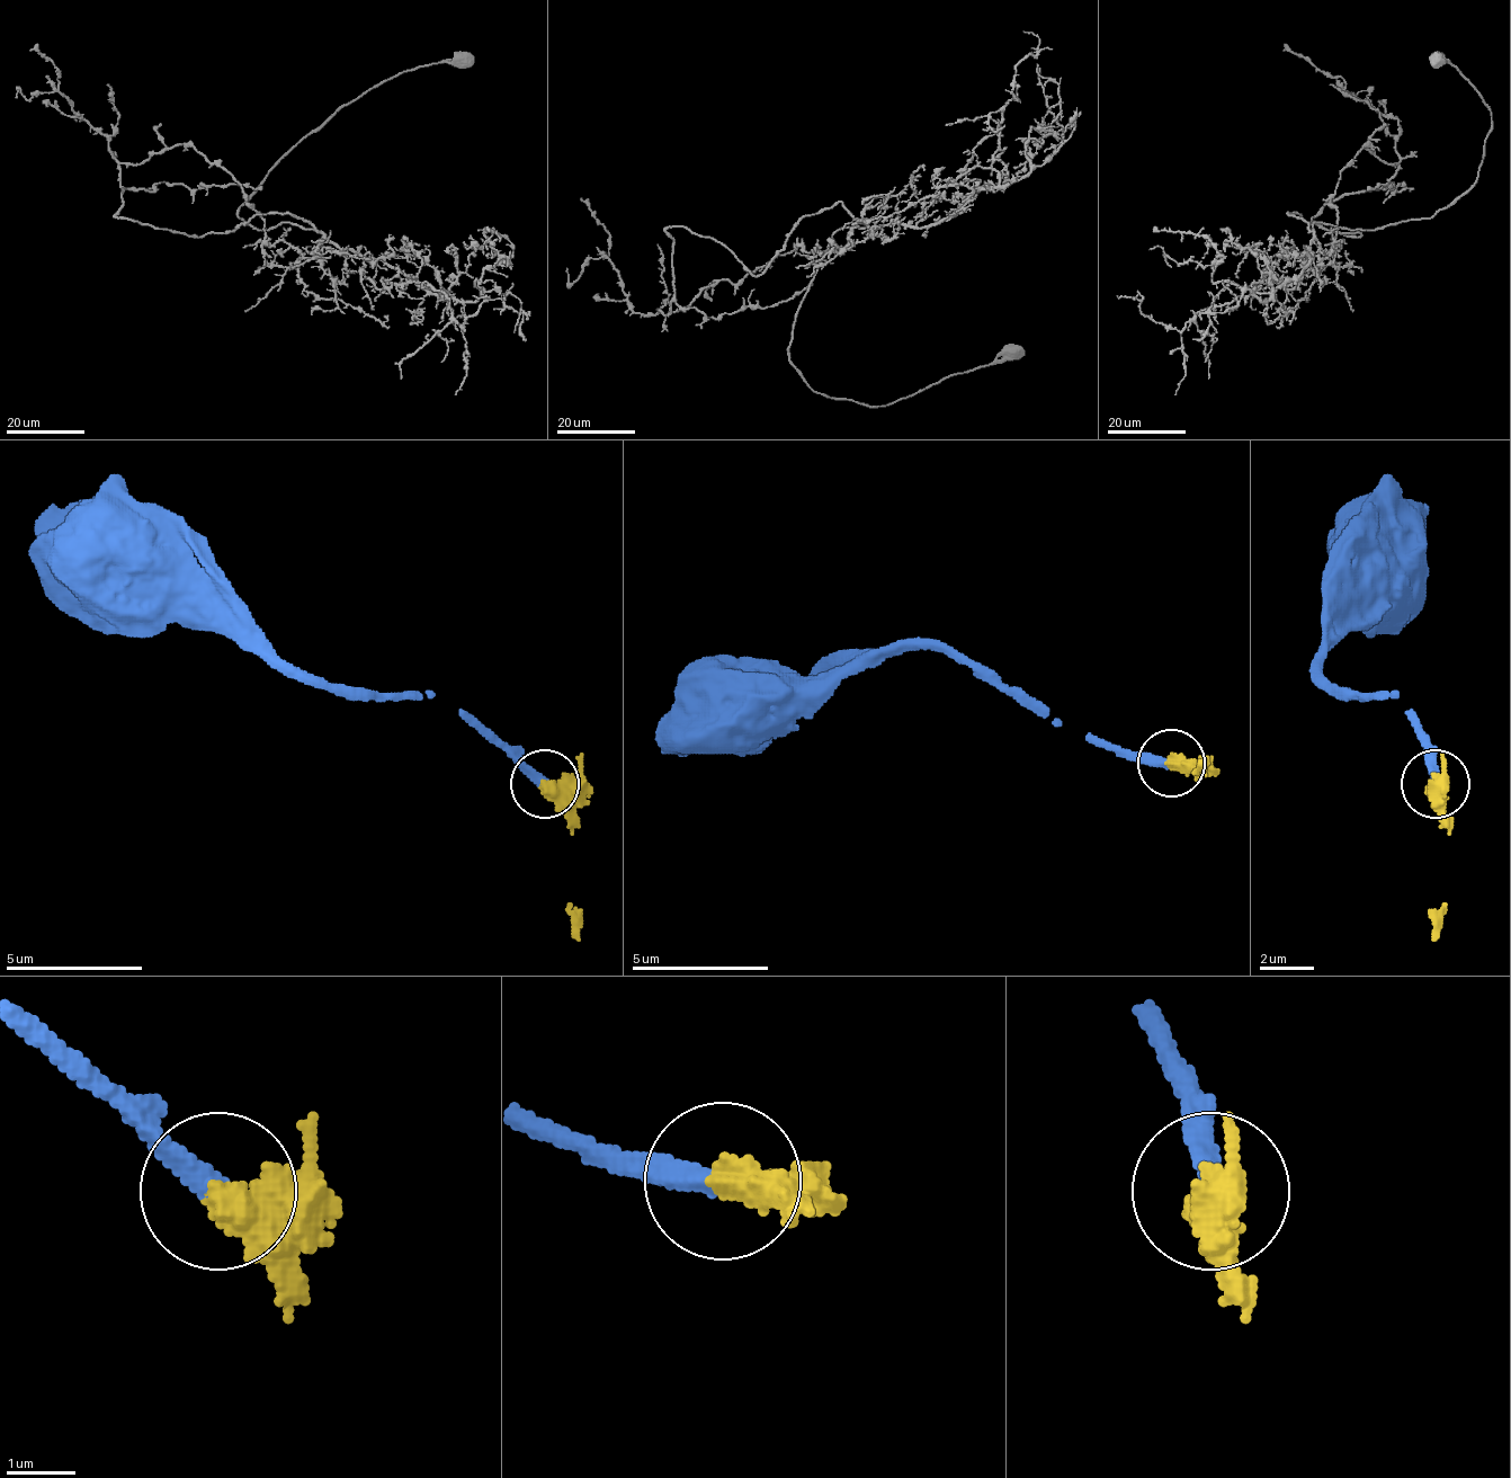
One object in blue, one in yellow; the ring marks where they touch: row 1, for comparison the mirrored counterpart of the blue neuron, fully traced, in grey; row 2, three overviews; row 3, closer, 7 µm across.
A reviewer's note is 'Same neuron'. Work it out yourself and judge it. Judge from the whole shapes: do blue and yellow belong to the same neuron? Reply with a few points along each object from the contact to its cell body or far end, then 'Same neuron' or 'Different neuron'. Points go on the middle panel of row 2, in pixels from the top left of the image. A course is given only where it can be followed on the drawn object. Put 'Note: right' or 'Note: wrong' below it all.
Course of blue: (1172, 762), (1132, 762), (1063, 727), (974, 673), (927, 651), (865, 651), (776, 720), (756, 720). Course of yellow: (1172, 762), (1200, 775), (1207, 762). Same neuron
Note: right

